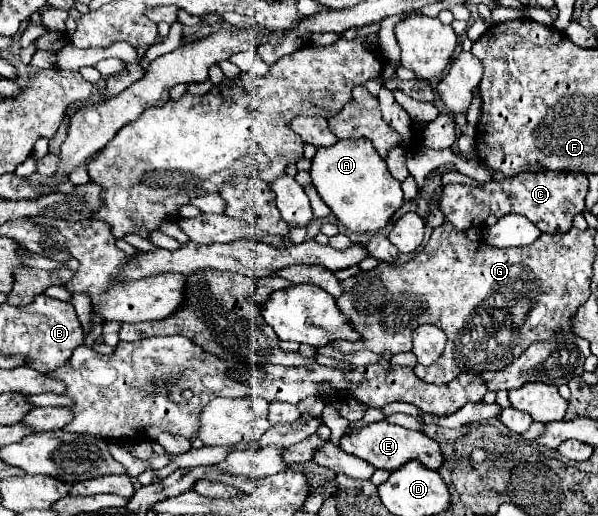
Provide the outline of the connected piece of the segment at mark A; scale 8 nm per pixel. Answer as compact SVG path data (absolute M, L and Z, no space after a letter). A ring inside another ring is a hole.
M344 139L332 147L318 149L312 159L310 175L322 201L332 209L336 219L354 233L368 233L386 227L390 217L404 203L400 183L390 175L386 161L374 153L374 147L368 141Z

